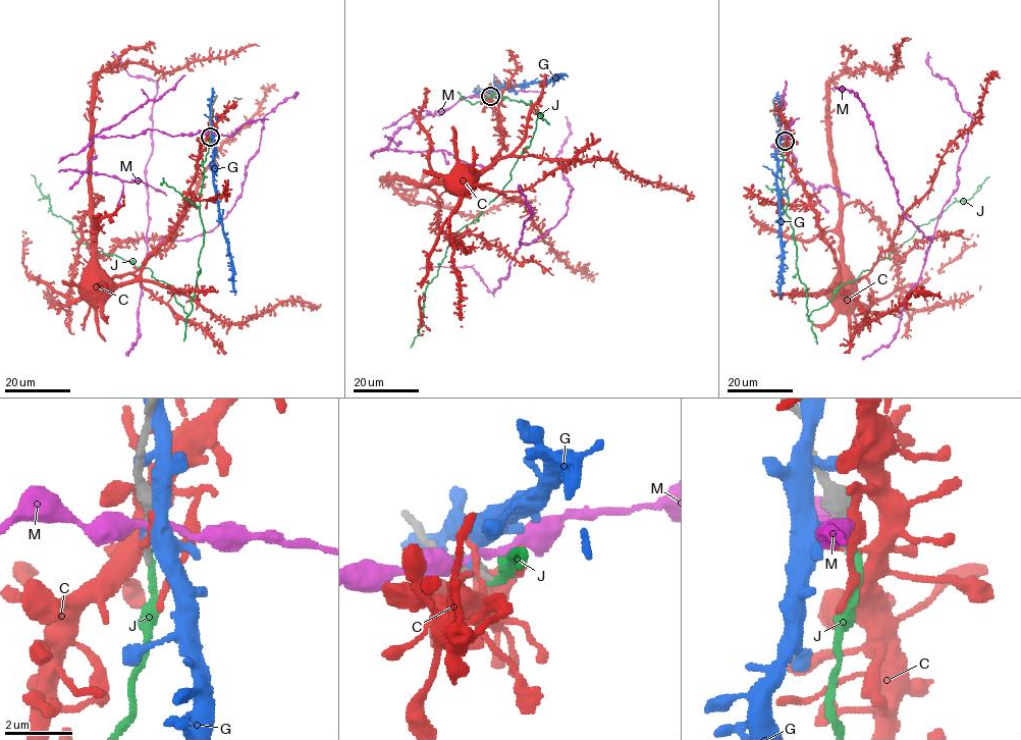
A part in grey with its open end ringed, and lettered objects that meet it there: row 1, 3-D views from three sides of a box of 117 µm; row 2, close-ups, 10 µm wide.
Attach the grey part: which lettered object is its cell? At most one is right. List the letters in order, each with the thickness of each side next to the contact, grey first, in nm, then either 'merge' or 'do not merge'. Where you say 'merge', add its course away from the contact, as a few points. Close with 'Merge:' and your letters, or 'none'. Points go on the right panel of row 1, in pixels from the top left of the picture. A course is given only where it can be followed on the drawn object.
C: 400 nm thick on the grey side, 180 nm on the other; do not merge
G: 500 nm thick on the grey side, 280 nm on the other; do not merge
J: 340 nm thick on the grey side, 190 nm on the other; merge; it runs (785, 140), (782, 186), (808, 318), (840, 285), (887, 258), (921, 225), (955, 201), (970, 199), (989, 175)
M: 550 nm thick on the grey side, 280 nm on the other; do not merge
Merge: J

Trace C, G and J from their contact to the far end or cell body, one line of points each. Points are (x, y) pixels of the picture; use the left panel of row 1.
C: (209, 136), (202, 142), (185, 209), (169, 239), (148, 257), (143, 270), (132, 279), (110, 285), (95, 297)
G: (209, 134), (214, 150), (213, 184), (219, 219), (231, 261), (234, 295)
J: (210, 136), (200, 196), (204, 245), (189, 314), (173, 287), (148, 267), (75, 236), (31, 173)

